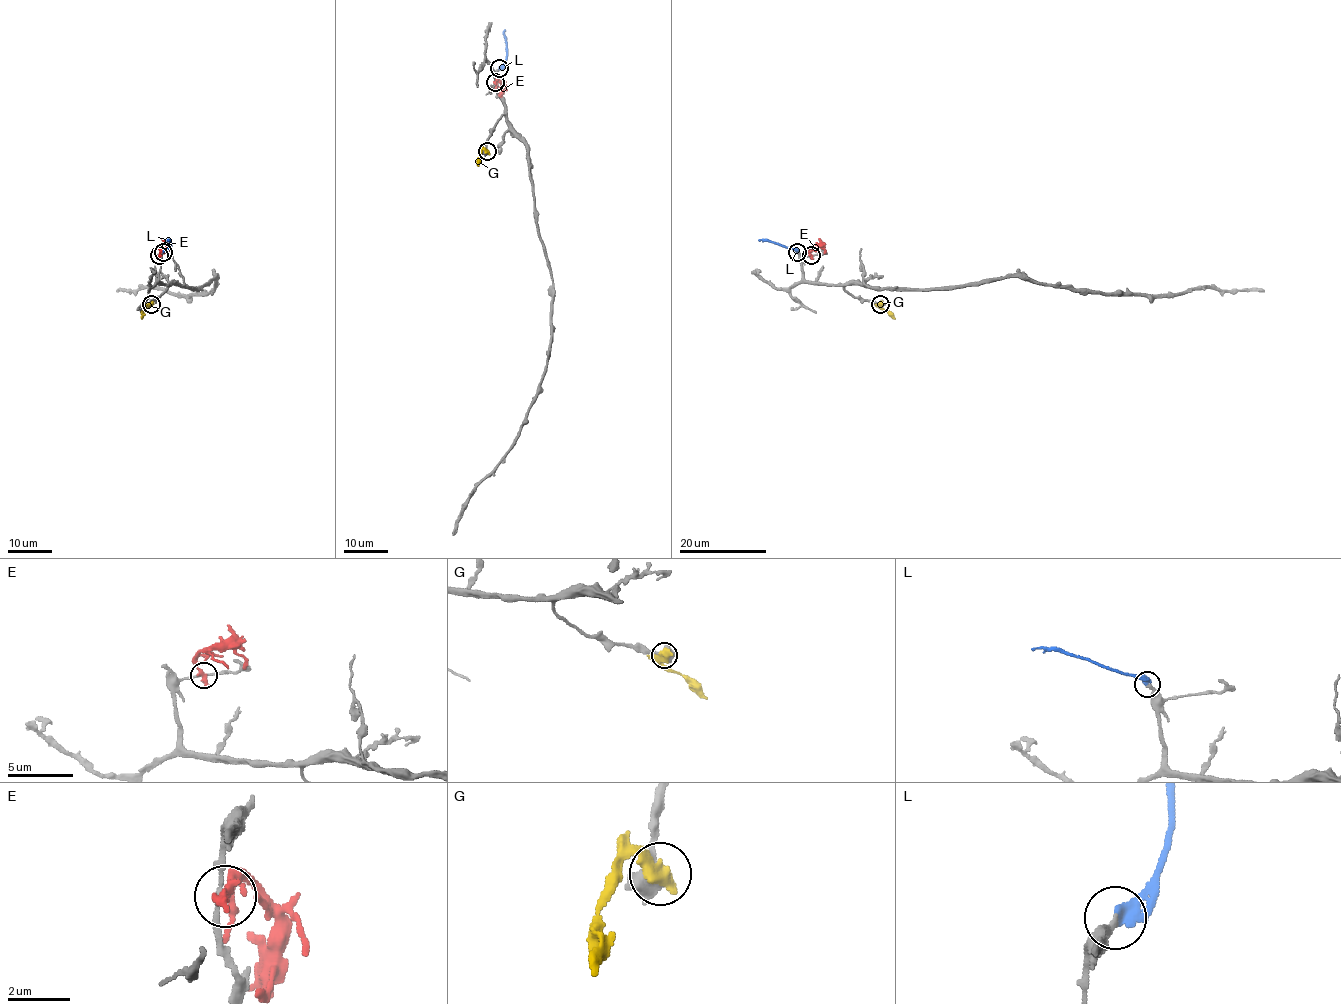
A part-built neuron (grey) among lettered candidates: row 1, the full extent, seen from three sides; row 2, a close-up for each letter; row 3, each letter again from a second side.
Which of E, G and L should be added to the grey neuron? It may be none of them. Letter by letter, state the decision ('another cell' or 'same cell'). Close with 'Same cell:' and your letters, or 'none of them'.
E: another cell
G: another cell
L: same cell
Same cell: L

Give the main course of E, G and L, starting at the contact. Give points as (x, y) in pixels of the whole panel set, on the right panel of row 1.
E: (811, 255), (815, 246), (821, 246), (825, 253)
G: (881, 304), (880, 307), (895, 318)
L: (797, 252), (759, 241)

